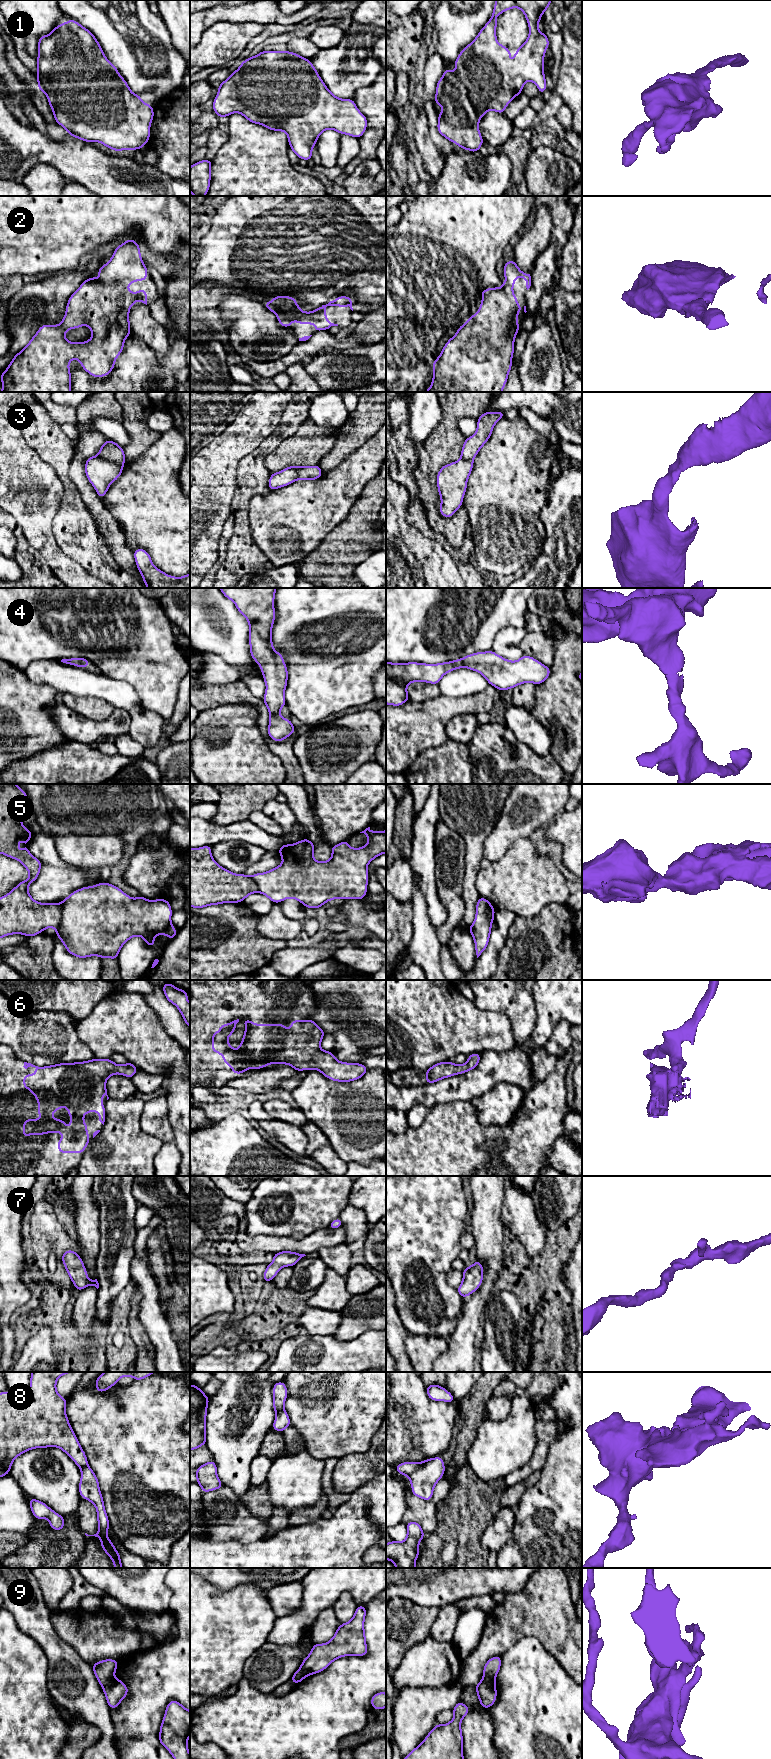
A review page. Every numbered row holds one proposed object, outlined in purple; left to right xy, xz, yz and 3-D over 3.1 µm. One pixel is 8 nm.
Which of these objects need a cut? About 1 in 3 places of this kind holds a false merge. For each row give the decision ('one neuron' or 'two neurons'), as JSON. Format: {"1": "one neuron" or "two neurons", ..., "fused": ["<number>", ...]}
{"1": "one neuron", "2": "one neuron", "3": "two neurons", "4": "one neuron", "5": "two neurons", "6": "one neuron", "7": "one neuron", "8": "two neurons", "9": "two neurons", "fused": ["3", "5", "8", "9"]}

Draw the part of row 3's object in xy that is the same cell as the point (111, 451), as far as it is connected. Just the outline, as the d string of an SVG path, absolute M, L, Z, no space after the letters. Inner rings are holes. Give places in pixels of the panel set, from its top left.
M107 440L103 443L102 447L98 451L98 455L101 458L120 466L125 464L124 449L112 440Z

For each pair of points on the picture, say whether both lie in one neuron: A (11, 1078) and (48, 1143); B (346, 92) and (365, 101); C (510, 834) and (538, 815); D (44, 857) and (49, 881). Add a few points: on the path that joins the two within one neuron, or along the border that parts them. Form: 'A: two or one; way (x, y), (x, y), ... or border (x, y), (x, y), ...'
A: one; way (18, 1094), (18, 1102), (42, 1127)
B: two; border (373, 82), (360, 87), (352, 98)
C: one; way (517, 827), (531, 817)
D: two; border (42, 863), (68, 866)

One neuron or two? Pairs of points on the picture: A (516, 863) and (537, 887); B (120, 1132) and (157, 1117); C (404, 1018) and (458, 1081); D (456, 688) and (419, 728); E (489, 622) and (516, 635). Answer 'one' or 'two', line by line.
A: one
B: two
C: two
D: two
E: two

